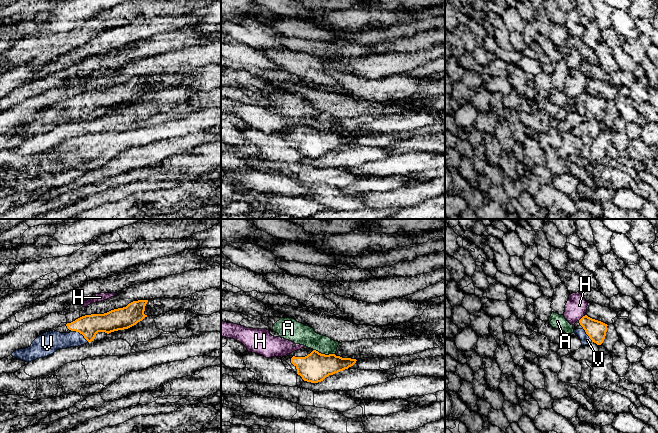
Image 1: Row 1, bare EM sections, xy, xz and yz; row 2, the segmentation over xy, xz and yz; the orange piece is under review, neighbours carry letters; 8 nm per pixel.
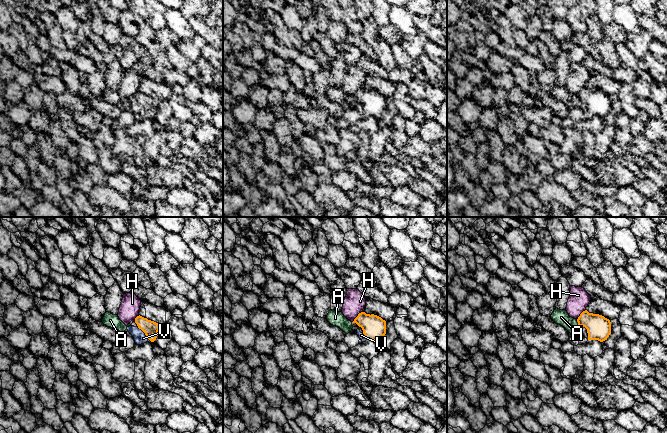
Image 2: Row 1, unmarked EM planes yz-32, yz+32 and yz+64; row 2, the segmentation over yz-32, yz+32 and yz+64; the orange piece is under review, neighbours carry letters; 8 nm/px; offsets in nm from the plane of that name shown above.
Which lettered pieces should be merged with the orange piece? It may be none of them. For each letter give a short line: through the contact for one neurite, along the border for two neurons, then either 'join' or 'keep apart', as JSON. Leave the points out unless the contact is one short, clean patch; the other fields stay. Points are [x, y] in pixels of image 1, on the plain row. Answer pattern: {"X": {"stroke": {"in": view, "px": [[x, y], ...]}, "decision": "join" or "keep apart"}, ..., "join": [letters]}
{"A": {"decision": "keep apart"}, "H": {"decision": "keep apart"}, "V": {"stroke": {"in": "xy", "px": [[89, 101], [82, 110], [76, 115], [52, 117]]}, "decision": "join"}, "join": ["V"]}

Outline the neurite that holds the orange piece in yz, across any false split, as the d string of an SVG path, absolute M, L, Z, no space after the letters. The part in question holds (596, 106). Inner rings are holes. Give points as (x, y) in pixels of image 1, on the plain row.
M587 91L583 92L579 99L583 104L574 106L574 109L580 114L582 122L589 121L592 118L597 121L603 119L607 108L607 100Z

